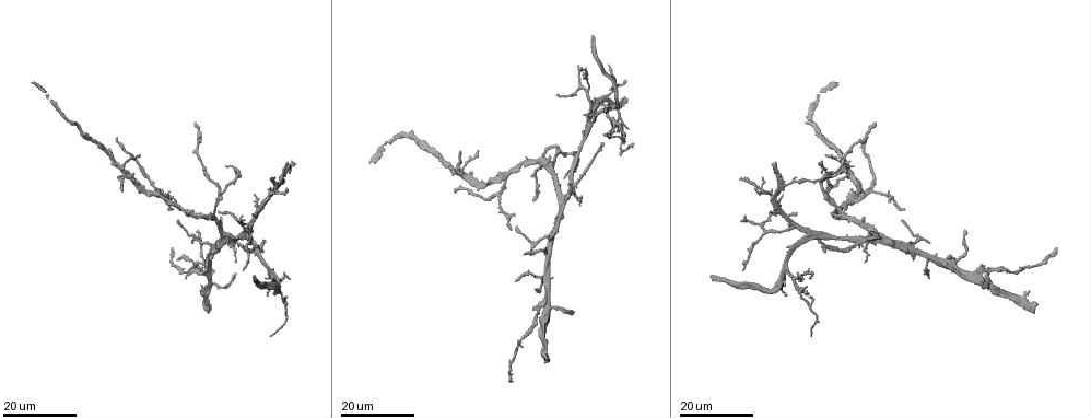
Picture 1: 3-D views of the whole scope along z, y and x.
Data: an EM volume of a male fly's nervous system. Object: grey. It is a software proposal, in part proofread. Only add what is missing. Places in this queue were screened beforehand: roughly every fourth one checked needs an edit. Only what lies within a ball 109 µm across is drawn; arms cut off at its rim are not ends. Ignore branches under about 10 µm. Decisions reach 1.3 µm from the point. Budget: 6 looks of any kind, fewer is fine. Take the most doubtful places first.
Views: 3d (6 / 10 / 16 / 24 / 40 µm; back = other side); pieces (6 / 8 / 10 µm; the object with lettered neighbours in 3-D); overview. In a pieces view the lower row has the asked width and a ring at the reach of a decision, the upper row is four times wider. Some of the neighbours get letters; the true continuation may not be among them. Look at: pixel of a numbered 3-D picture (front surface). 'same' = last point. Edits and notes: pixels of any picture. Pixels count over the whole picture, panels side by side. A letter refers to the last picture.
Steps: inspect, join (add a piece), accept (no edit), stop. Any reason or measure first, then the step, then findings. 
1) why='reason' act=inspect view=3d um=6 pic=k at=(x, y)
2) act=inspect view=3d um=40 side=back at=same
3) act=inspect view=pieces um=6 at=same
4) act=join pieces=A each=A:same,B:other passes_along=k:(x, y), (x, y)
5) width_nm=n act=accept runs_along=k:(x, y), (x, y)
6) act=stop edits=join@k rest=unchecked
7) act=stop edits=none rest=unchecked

why='branch stops here' act=inspect view=3d um=16 pic=1 at=(117, 137)

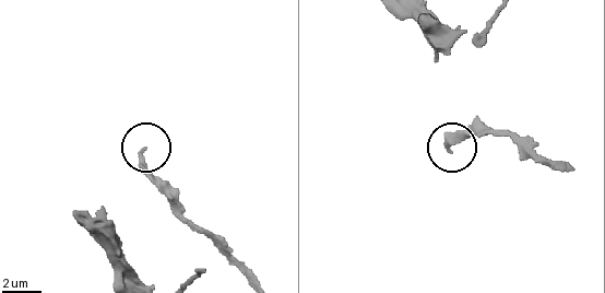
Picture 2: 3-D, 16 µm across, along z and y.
act=inspect view=pieces um=10 pic=2 at=(142, 148)

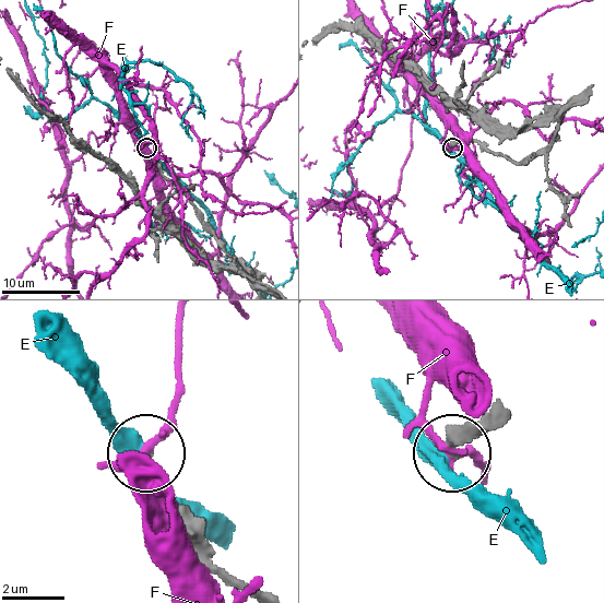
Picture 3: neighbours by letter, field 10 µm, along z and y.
act=accept each=E:other,F:other found='none of them fits'

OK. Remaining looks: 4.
why='an open end' act=inspect view=3d um=24 pic=1 at=(818, 239)

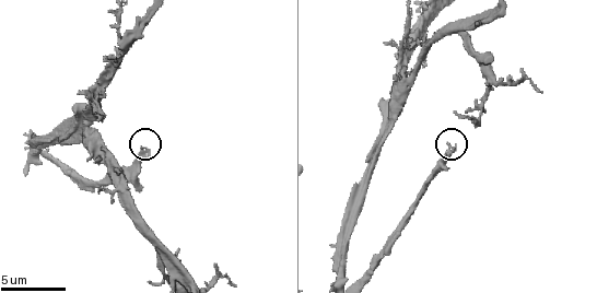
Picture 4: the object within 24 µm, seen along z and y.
act=inspect view=pieces um=8 pic=4 at=(448, 141)

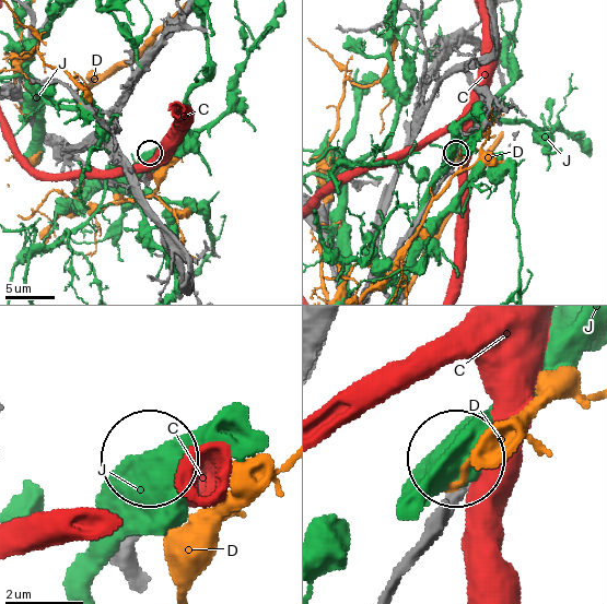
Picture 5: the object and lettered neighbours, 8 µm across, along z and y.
act=accept each=C:other,D:other,J:other found='none of them fits'

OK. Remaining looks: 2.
why='long arm stops here' act=inspect view=3d um=16 pic=1 at=(873, 123)

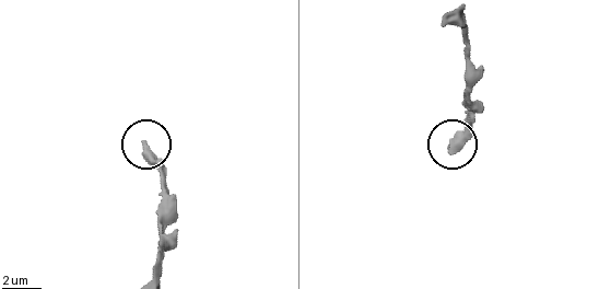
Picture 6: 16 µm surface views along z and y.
why='what lies round it' act=inspect view=pieces um=6 pic=6 at=(450, 151)

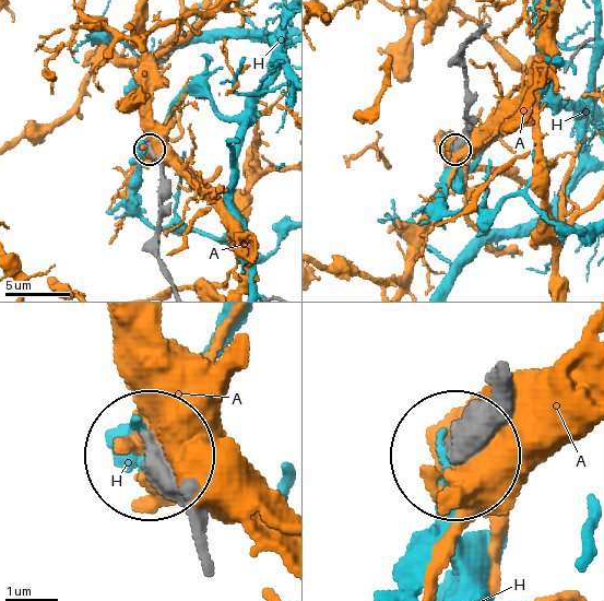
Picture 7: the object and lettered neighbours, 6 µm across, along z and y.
act=accept each=A:other,H:other runs_along=7:(495, 392), (461, 454) found='none of them fits'

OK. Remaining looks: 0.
act=stop edits=none rest=unchecked

